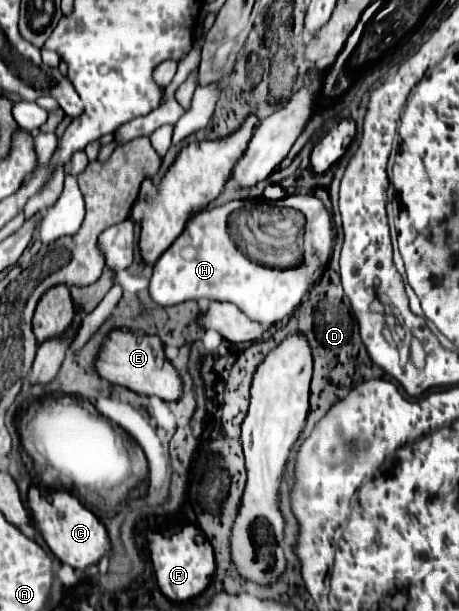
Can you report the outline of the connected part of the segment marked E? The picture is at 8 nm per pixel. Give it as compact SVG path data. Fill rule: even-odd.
M119 328L111 330L109 336L103 340L101 350L95 358L95 372L103 380L107 380L111 384L125 386L137 394L157 396L157 398L169 400L169 402L181 398L179 374L173 368L173 364L165 358L163 344L161 344L159 336L145 334L145 336L137 338L137 334L131 330L119 330Z

